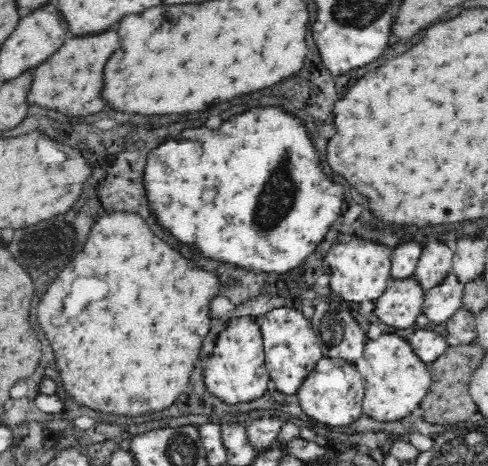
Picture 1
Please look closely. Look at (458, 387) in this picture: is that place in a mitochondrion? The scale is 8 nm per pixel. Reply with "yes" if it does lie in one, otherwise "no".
no

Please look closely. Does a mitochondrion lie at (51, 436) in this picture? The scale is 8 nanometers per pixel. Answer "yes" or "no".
no

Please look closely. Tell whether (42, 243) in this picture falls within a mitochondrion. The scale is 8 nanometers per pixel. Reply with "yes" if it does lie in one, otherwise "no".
yes

